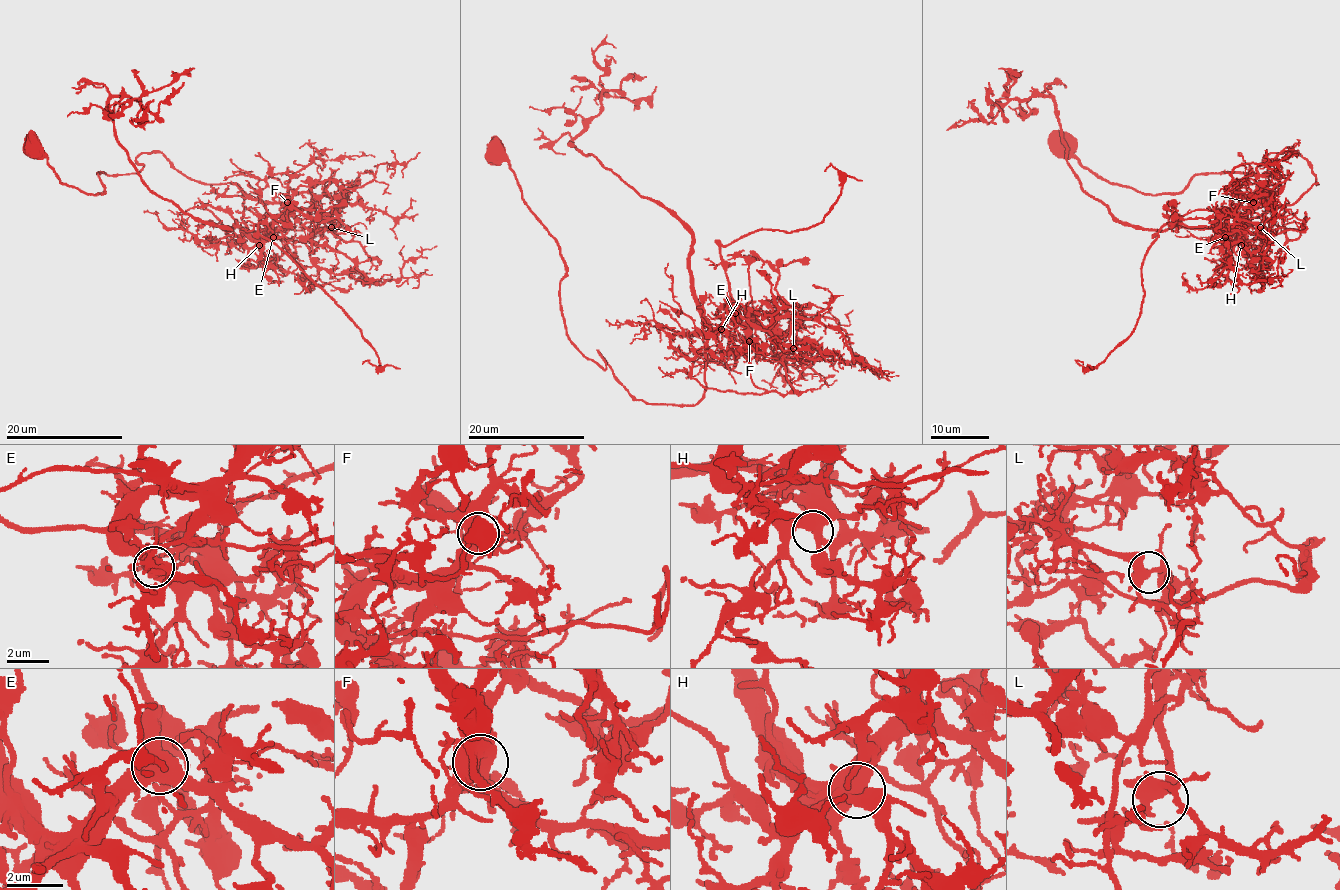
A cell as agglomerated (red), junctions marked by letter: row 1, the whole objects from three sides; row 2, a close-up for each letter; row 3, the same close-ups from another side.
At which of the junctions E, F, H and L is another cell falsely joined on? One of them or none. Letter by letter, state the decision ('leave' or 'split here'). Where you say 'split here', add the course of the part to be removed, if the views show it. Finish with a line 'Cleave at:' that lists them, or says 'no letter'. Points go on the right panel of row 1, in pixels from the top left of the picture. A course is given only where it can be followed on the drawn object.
E: split here; foreign part runs (1225, 237), (1166, 223), (1142, 265), (1136, 326), (1102, 361), (1083, 364)
F: leave
H: leave
L: leave
Cleave at: E

